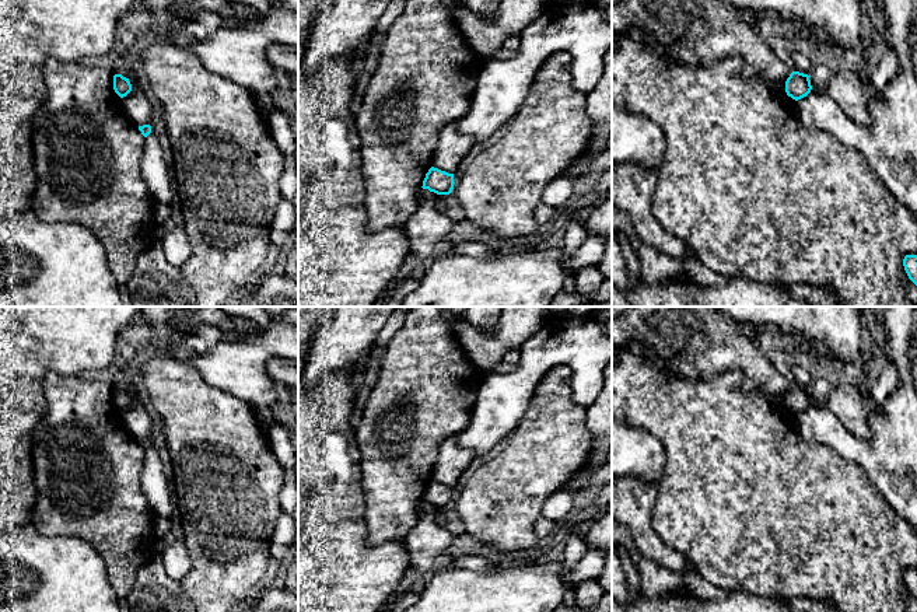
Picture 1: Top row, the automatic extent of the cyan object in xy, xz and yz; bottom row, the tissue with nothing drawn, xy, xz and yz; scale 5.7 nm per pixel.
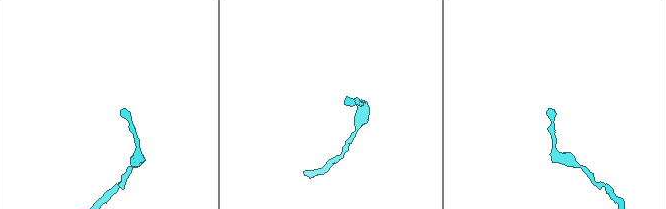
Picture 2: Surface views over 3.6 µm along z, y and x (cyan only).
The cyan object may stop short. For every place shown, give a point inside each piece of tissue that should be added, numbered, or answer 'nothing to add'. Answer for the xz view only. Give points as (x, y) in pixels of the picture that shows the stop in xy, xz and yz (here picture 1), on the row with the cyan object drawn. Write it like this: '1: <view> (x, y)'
1: xz (452, 146)

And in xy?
1: xy (136, 105)

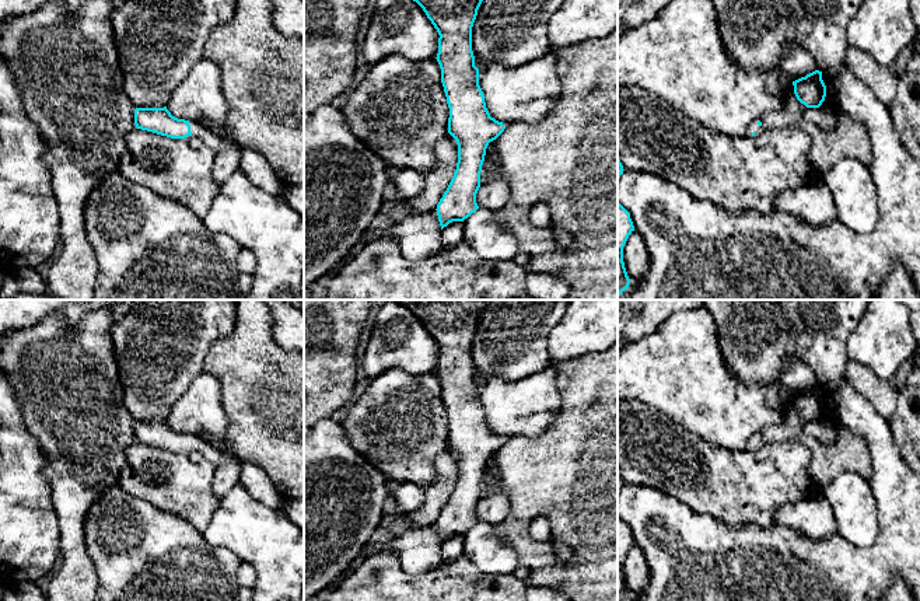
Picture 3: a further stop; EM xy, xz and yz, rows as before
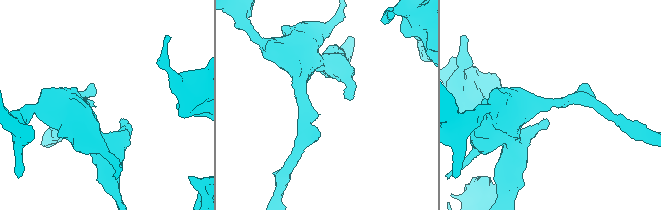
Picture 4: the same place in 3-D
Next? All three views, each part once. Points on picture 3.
1: xy (198, 130)

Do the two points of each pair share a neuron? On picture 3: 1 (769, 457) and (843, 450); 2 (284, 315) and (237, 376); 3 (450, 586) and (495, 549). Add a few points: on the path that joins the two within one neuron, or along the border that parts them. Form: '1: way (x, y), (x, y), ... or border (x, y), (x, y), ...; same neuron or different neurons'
1: border (779, 441), (808, 448), (817, 485); different neurons
2: border (270, 314), (273, 339), (289, 352); different neurons
3: border (464, 554), (483, 572), (507, 573); different neurons

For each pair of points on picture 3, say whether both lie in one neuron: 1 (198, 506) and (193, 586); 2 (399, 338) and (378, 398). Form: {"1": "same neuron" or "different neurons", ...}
{"1": "different neurons", "2": "different neurons"}

